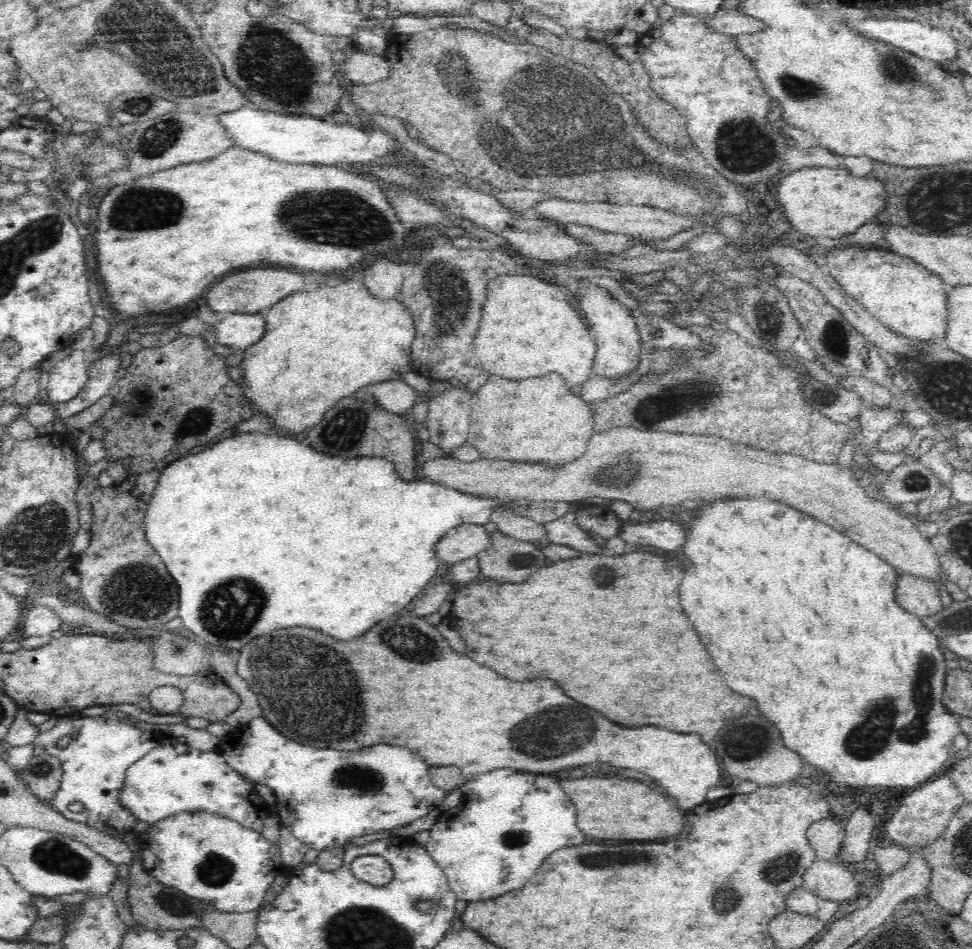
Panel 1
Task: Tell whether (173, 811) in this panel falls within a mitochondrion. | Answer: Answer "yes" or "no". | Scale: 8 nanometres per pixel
no

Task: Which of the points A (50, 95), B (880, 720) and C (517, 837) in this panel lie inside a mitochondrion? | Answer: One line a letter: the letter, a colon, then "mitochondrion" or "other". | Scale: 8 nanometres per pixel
A: other
B: mitochondrion
C: mitochondrion

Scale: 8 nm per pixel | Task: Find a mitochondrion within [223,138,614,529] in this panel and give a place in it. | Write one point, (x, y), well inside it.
(312, 217)

